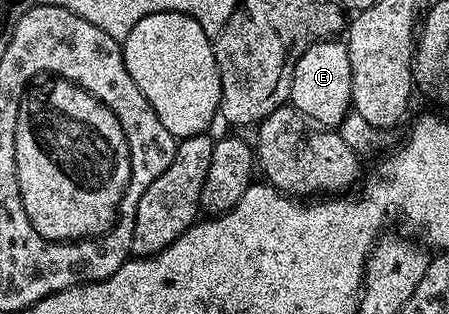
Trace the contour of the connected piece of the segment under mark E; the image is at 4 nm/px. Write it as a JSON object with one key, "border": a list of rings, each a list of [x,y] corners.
{"border":[[[338,38],[317,40],[296,62],[294,81],[288,86],[288,100],[300,114],[310,117],[324,128],[337,129],[338,124],[352,111],[352,62],[345,43]]]}

